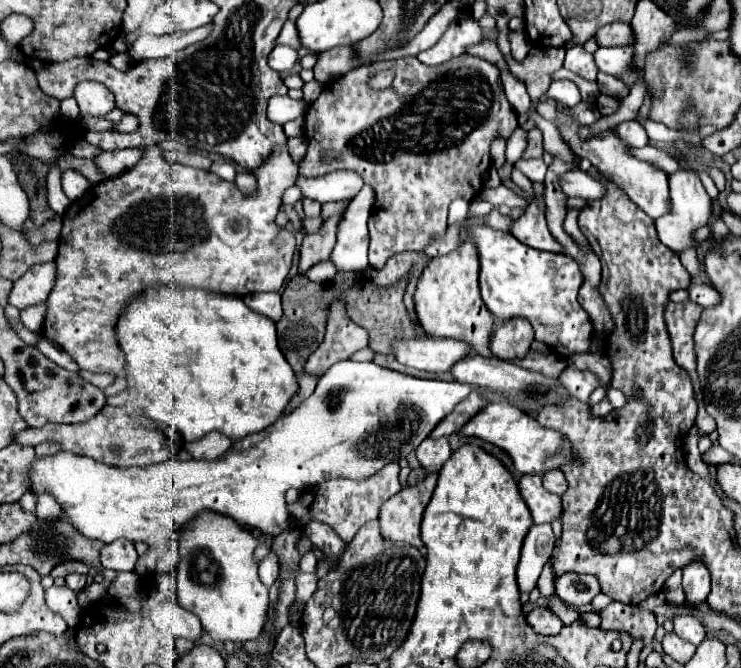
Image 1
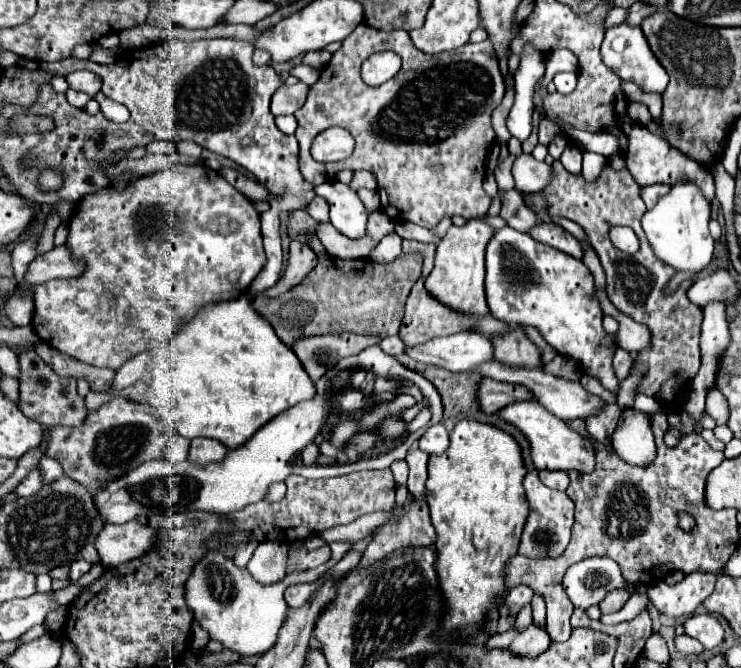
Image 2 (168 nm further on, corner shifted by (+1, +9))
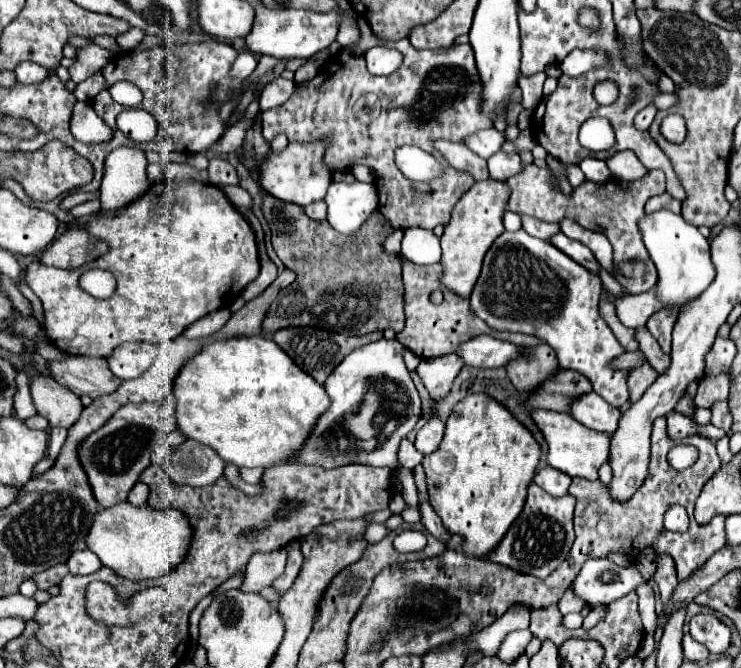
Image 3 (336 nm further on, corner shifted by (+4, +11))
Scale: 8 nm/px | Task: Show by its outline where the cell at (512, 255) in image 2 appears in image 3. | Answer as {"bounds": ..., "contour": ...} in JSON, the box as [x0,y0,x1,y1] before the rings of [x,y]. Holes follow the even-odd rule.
{"bounds":[470,229,628,407],"contour":[[[520,229],[516,233],[504,231],[488,249],[482,273],[470,295],[470,307],[482,321],[488,321],[492,329],[526,333],[546,341],[556,351],[562,369],[572,369],[582,373],[584,377],[590,379],[592,389],[600,397],[604,397],[614,407],[622,407],[628,401],[628,387],[626,387],[628,371],[618,373],[608,367],[608,361],[622,355],[624,349],[620,347],[618,339],[598,313],[600,293],[602,293],[602,281],[596,273],[588,273],[580,263],[574,263],[568,255],[560,253],[560,249],[556,249],[548,241],[536,239]]]}

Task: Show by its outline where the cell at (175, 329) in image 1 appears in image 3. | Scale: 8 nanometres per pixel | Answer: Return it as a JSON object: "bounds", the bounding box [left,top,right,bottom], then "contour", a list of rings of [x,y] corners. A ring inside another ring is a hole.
{"bounds":[172,335,330,467],"contour":[[[248,335],[248,337],[230,337],[230,339],[218,339],[212,343],[206,343],[196,355],[192,355],[180,369],[180,373],[174,379],[174,389],[172,395],[176,399],[176,421],[178,421],[178,429],[194,441],[200,441],[208,447],[212,447],[226,463],[234,463],[236,467],[272,467],[278,463],[284,463],[288,457],[292,457],[302,443],[308,437],[308,431],[312,429],[312,425],[316,423],[316,419],[328,409],[330,399],[324,391],[322,385],[318,385],[316,381],[312,381],[312,377],[308,377],[308,373],[304,373],[270,337],[264,335]]]}

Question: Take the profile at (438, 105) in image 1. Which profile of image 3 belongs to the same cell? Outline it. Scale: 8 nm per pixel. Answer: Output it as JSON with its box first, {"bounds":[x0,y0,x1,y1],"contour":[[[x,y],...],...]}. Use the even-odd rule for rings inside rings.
{"bounds":[262,17,492,229],"contour":[[[358,17],[358,27],[360,27],[360,39],[344,47],[340,53],[330,57],[318,71],[318,75],[310,81],[298,83],[296,93],[280,107],[264,111],[264,121],[262,121],[262,133],[264,137],[274,137],[276,133],[284,131],[288,139],[300,141],[300,143],[310,143],[316,141],[318,137],[328,137],[332,143],[324,155],[324,163],[330,169],[330,173],[354,167],[354,165],[368,165],[376,171],[376,185],[378,185],[378,195],[380,195],[380,213],[392,221],[396,229],[408,229],[408,227],[426,227],[434,229],[436,225],[448,225],[450,221],[450,211],[458,203],[458,199],[474,185],[474,177],[466,171],[454,169],[452,165],[444,163],[444,177],[442,181],[430,181],[430,183],[416,183],[406,179],[400,169],[396,167],[394,161],[394,151],[402,145],[416,145],[424,151],[430,151],[432,155],[442,157],[434,149],[436,139],[446,139],[446,141],[456,141],[464,143],[468,135],[478,133],[480,129],[490,129],[492,121],[480,111],[482,107],[482,81],[480,73],[476,69],[474,61],[474,51],[464,49],[464,45],[452,45],[448,49],[440,51],[418,51],[412,45],[406,45],[406,39],[400,41],[380,41],[374,37],[368,21],[364,17]],[[372,45],[388,45],[394,49],[400,49],[404,55],[402,65],[398,67],[396,73],[386,75],[386,77],[374,77],[366,69],[364,53]]]}

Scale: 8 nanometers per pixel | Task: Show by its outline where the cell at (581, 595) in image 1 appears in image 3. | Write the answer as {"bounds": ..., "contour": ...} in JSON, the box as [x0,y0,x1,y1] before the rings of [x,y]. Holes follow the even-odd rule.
{"bounds":[572,559,646,605],"contour":[[[588,559],[572,581],[574,595],[588,605],[612,603],[646,583],[636,565],[620,567],[610,559]]]}

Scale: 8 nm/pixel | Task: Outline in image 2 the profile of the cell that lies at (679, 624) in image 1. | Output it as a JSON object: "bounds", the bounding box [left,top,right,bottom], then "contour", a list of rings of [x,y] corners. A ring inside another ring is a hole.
{"bounds":[685,613,725,649],"contour":[[[701,613],[701,615],[691,615],[685,621],[685,633],[695,637],[697,641],[703,643],[705,649],[715,649],[723,643],[725,639],[725,629],[719,623],[719,619],[711,613]]]}

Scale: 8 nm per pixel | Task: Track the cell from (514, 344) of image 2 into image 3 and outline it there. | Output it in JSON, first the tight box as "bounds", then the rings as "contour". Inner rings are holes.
{"bounds":[506,345,558,393],"contour":[[[536,345],[524,349],[524,353],[520,353],[516,359],[512,359],[506,365],[506,373],[512,385],[520,393],[536,389],[536,385],[542,383],[546,377],[552,377],[556,369],[558,369],[558,359],[554,349],[548,345]]]}

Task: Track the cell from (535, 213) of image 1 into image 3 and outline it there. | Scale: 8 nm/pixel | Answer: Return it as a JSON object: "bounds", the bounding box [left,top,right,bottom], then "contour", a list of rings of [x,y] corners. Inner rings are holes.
{"bounds":[550,233,598,273],"contour":[[[556,233],[552,239],[550,239],[550,243],[556,247],[556,249],[560,249],[562,253],[566,253],[568,257],[572,257],[576,263],[580,263],[582,267],[586,267],[588,271],[592,271],[592,273],[598,273],[598,261],[596,261],[596,257],[592,255],[592,251],[584,245],[584,243],[580,243],[580,241],[574,241],[574,239],[568,239],[564,233]]]}

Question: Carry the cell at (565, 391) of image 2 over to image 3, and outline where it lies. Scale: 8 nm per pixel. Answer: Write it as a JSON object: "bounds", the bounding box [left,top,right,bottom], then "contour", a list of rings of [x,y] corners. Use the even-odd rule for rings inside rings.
{"bounds":[570,391,620,433],"contour":[[[590,391],[590,393],[580,395],[580,397],[576,397],[572,401],[570,415],[576,417],[576,421],[586,425],[588,429],[604,431],[604,433],[614,433],[616,427],[618,427],[620,409],[612,407],[600,395]]]}

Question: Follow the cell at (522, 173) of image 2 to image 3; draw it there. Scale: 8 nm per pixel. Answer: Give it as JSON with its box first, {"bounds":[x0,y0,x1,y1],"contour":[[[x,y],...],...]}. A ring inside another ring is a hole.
{"bounds":[488,151,522,181],"contour":[[[498,151],[488,159],[490,177],[496,181],[506,181],[522,171],[522,159],[518,153],[504,153]]]}

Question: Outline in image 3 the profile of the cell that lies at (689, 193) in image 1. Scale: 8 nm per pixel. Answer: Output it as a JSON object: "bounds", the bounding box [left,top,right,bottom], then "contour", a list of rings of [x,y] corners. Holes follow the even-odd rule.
{"bounds":[638,209,716,307],"contour":[[[668,209],[648,213],[638,221],[644,245],[658,269],[658,299],[664,307],[682,307],[684,303],[698,297],[714,279],[716,271],[710,261],[710,243],[698,231],[696,225],[688,223],[682,215]]]}

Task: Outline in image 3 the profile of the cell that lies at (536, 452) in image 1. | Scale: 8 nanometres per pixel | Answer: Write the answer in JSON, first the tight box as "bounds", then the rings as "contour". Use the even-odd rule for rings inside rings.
{"bounds":[530,409,610,479],"contour":[[[532,409],[530,411],[532,421],[542,431],[546,443],[548,443],[548,455],[546,461],[550,467],[570,475],[570,477],[584,477],[584,479],[598,479],[598,467],[608,459],[610,449],[610,435],[592,431],[578,423],[570,413],[560,411],[546,411],[546,409]]]}

